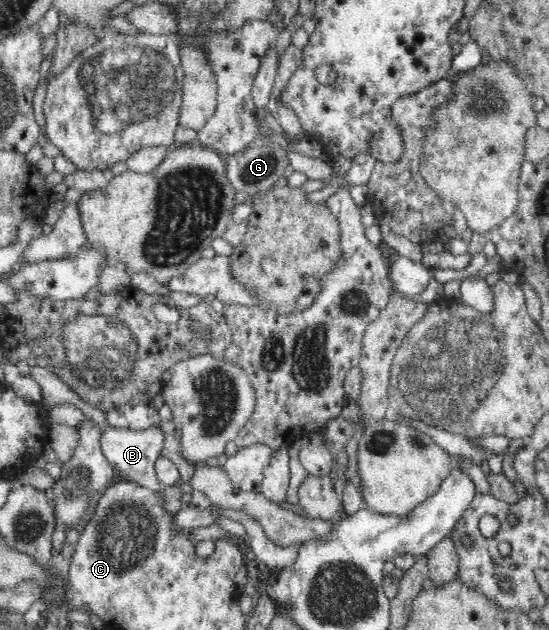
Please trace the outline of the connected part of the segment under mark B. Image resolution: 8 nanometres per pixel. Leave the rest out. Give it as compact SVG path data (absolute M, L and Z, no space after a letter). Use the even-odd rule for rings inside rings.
M108 426L102 429L102 433L99 435L99 450L107 459L109 466L116 472L117 479L129 480L143 488L155 490L159 498L163 497L166 486L159 482L154 469L154 462L160 456L163 446L164 436L159 426L153 426L149 430L131 430Z

